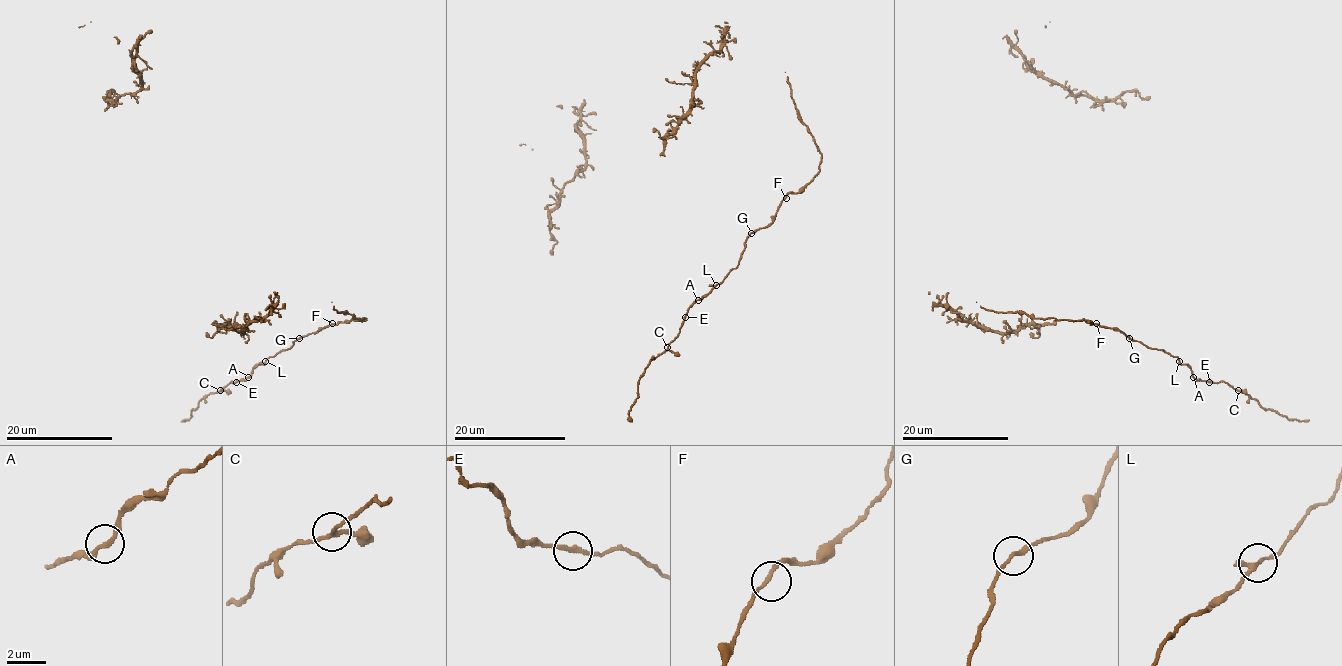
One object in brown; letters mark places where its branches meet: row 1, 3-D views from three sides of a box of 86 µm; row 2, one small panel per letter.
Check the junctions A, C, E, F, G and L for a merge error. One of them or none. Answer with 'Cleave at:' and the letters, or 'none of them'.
Cleave at: none of them

